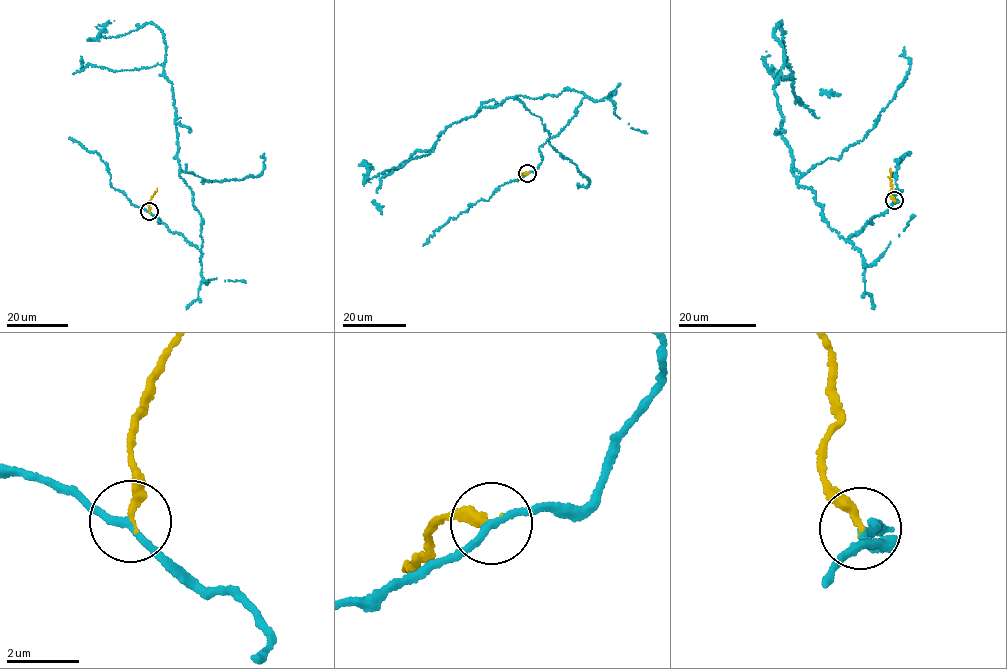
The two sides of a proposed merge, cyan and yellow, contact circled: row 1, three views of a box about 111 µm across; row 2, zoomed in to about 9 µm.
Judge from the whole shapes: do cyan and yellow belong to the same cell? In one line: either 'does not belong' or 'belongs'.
does not belong

